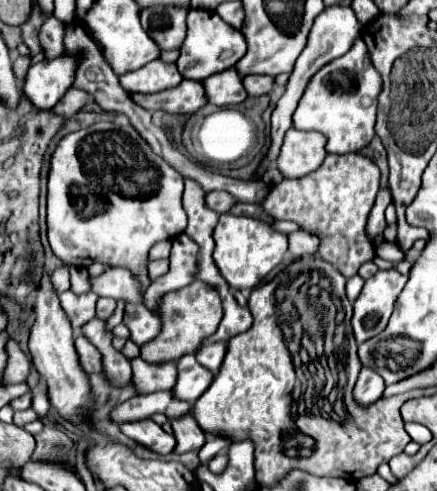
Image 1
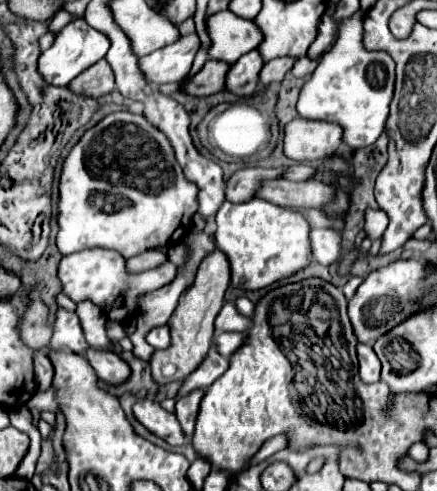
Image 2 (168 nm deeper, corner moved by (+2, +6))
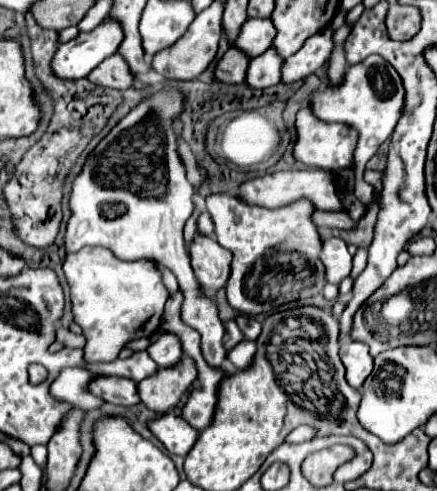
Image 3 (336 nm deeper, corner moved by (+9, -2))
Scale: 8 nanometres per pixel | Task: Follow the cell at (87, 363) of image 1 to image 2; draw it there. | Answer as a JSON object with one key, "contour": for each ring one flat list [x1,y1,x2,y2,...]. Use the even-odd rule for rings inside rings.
{"contour":[[89,348,85,356,87,356,89,364,93,366,97,378,111,384,111,386,119,386,119,384,127,382,127,378,131,376,129,364,121,356,117,356,113,352]]}

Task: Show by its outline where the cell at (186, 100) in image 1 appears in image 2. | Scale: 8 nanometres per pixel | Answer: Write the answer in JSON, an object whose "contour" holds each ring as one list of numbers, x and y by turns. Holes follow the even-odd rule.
{"contour":[[207,60,207,64,201,68,197,76,193,76,189,82,185,82,183,92,191,96,211,96,225,88,225,76,229,72,231,64,223,60]]}

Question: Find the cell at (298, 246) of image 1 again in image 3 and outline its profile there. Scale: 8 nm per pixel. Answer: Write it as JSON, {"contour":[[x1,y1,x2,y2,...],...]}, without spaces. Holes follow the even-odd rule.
{"contour":[[332,236,328,240,322,240,320,262,324,264,326,280,332,284,340,284,340,280,346,278,352,270,352,256,342,238]]}

